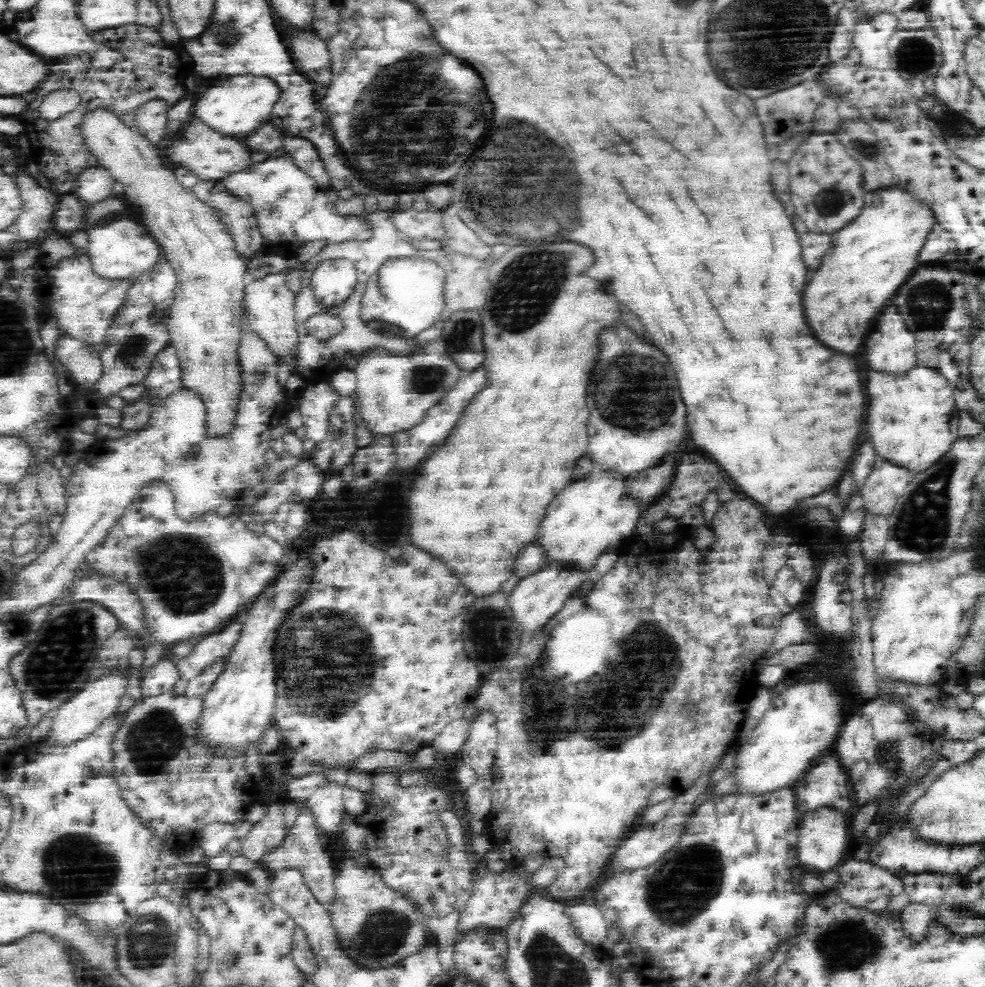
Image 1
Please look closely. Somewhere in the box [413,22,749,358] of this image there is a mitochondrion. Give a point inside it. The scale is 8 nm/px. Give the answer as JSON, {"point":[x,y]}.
{"point":[529,152]}

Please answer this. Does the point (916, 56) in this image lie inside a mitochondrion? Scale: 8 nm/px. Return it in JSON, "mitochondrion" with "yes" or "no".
{"mitochondrion":"yes"}

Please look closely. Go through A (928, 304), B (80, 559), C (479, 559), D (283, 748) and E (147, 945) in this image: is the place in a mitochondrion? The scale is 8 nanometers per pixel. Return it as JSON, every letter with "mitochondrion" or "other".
{"A":"mitochondrion","B":"other","C":"other","D":"other","E":"mitochondrion"}

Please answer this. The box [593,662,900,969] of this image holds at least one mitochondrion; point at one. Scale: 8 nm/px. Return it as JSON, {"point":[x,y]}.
{"point":[687,884]}

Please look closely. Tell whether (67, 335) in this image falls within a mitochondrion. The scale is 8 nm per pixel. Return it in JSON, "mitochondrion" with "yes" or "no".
{"mitochondrion":"no"}

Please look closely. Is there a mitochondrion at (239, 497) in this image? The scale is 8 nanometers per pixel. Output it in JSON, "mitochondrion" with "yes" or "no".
{"mitochondrion":"no"}

